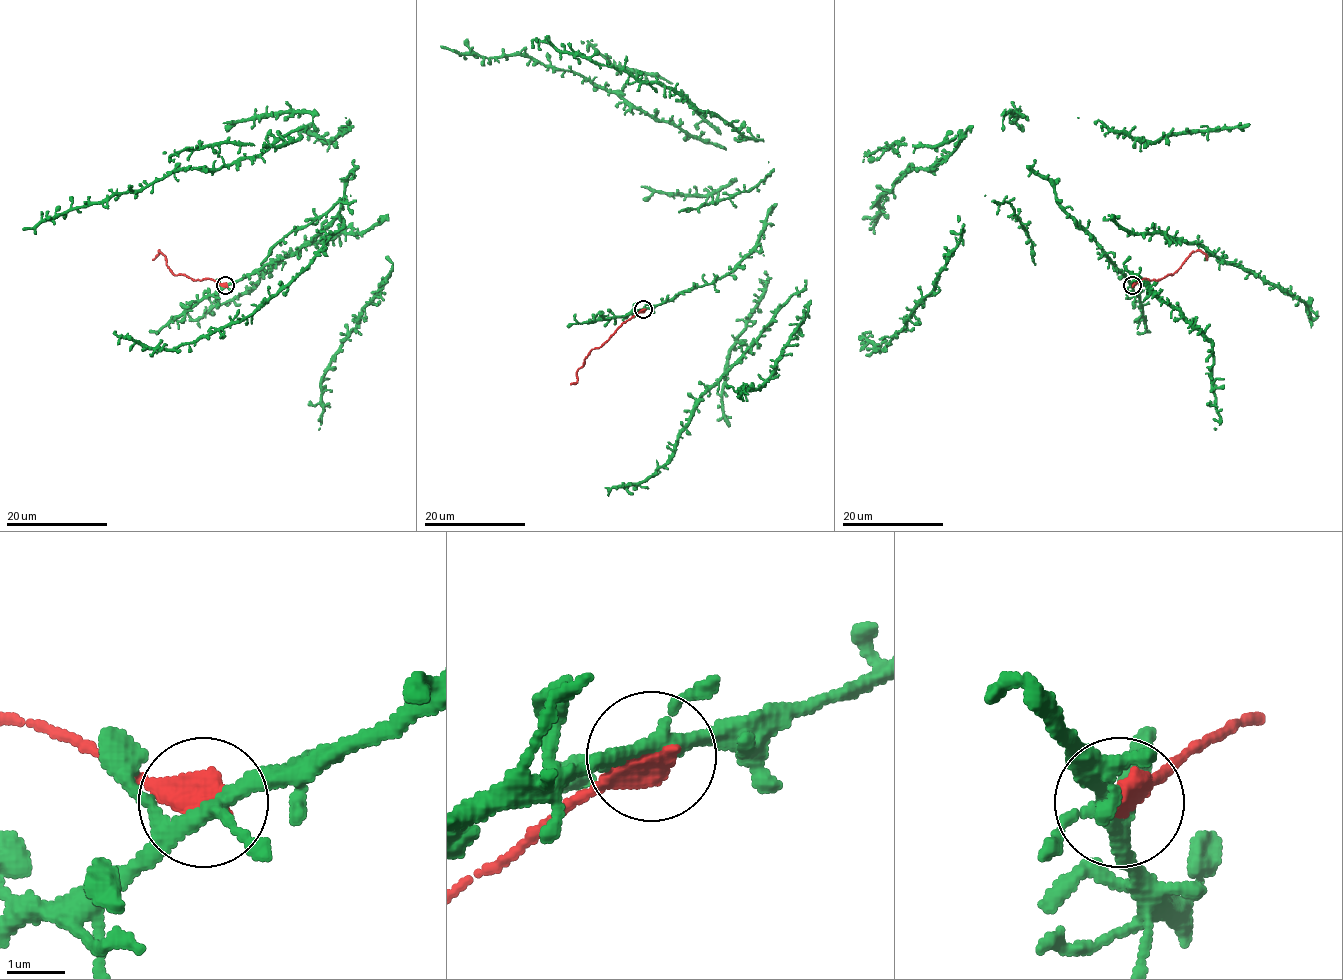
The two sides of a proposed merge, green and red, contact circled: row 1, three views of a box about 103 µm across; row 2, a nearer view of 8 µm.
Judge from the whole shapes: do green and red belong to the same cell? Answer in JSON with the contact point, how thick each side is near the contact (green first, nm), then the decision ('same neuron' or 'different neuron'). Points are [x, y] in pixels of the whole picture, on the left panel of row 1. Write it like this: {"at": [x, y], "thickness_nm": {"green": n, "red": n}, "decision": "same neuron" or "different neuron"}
{"at": [225, 285], "thickness_nm": {"green": 240, "red": 500}, "decision": "same neuron"}

